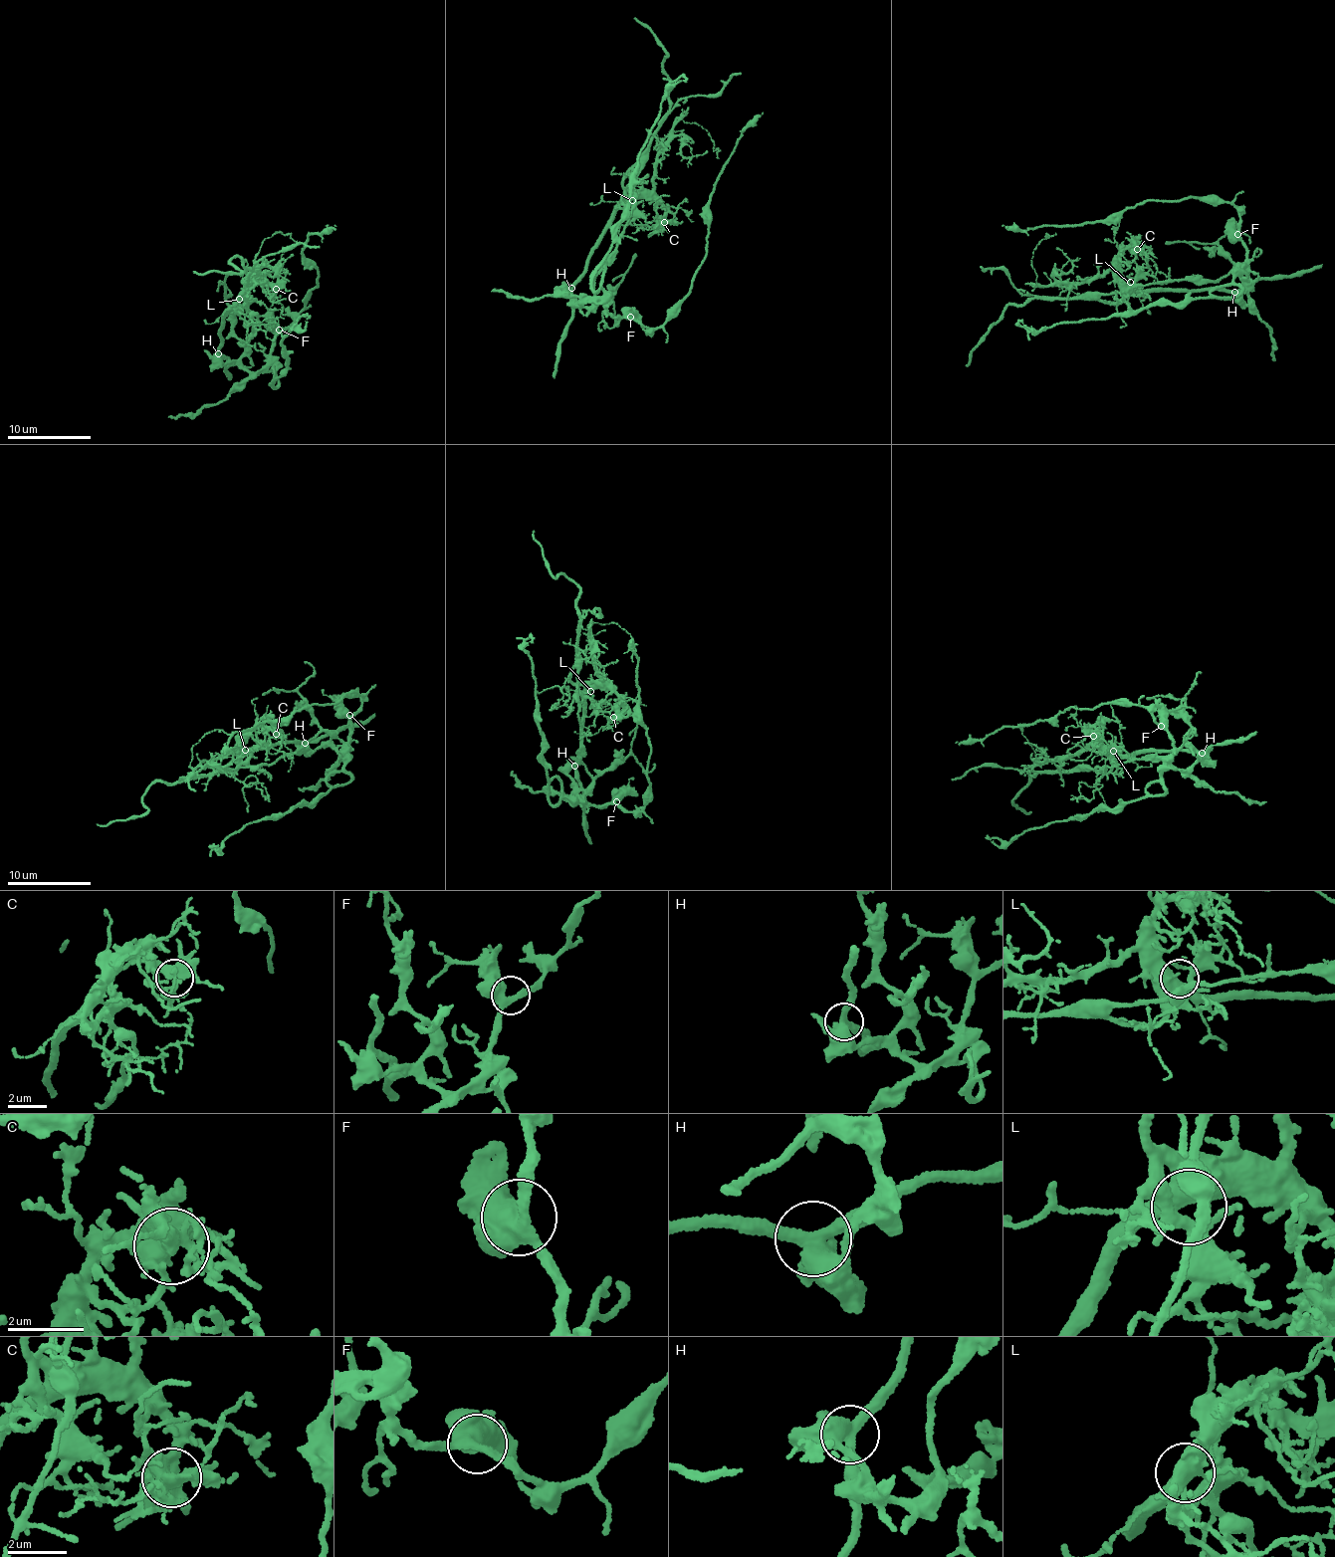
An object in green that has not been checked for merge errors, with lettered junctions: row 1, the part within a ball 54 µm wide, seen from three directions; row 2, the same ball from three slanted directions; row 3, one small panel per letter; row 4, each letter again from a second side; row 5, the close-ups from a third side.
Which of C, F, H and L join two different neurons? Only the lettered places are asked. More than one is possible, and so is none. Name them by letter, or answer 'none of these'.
H

